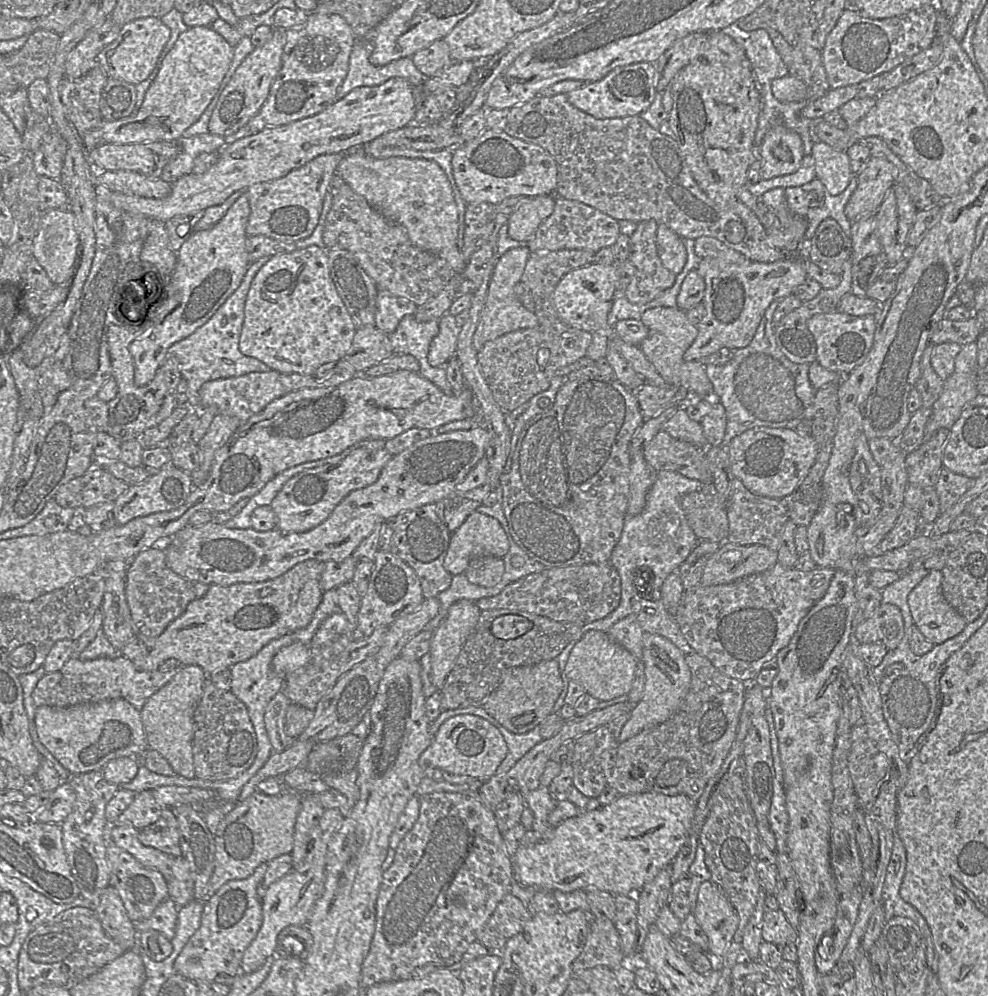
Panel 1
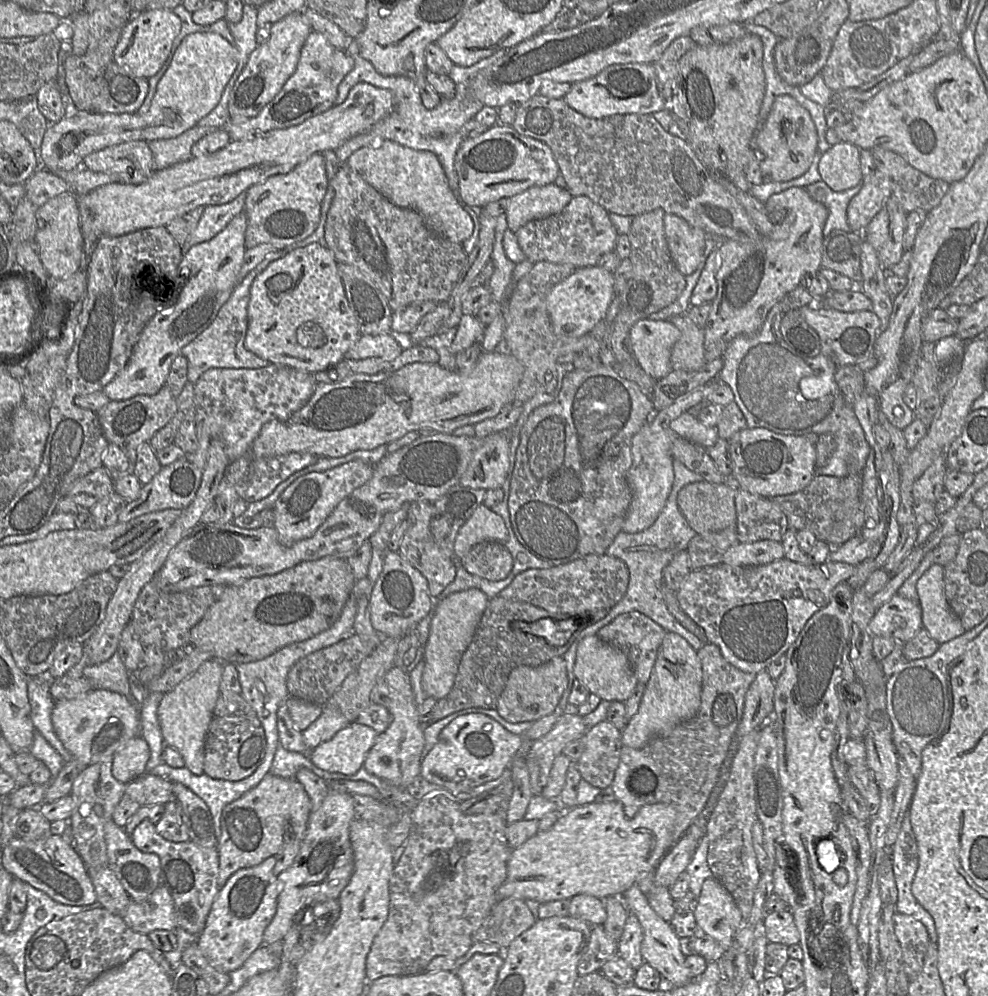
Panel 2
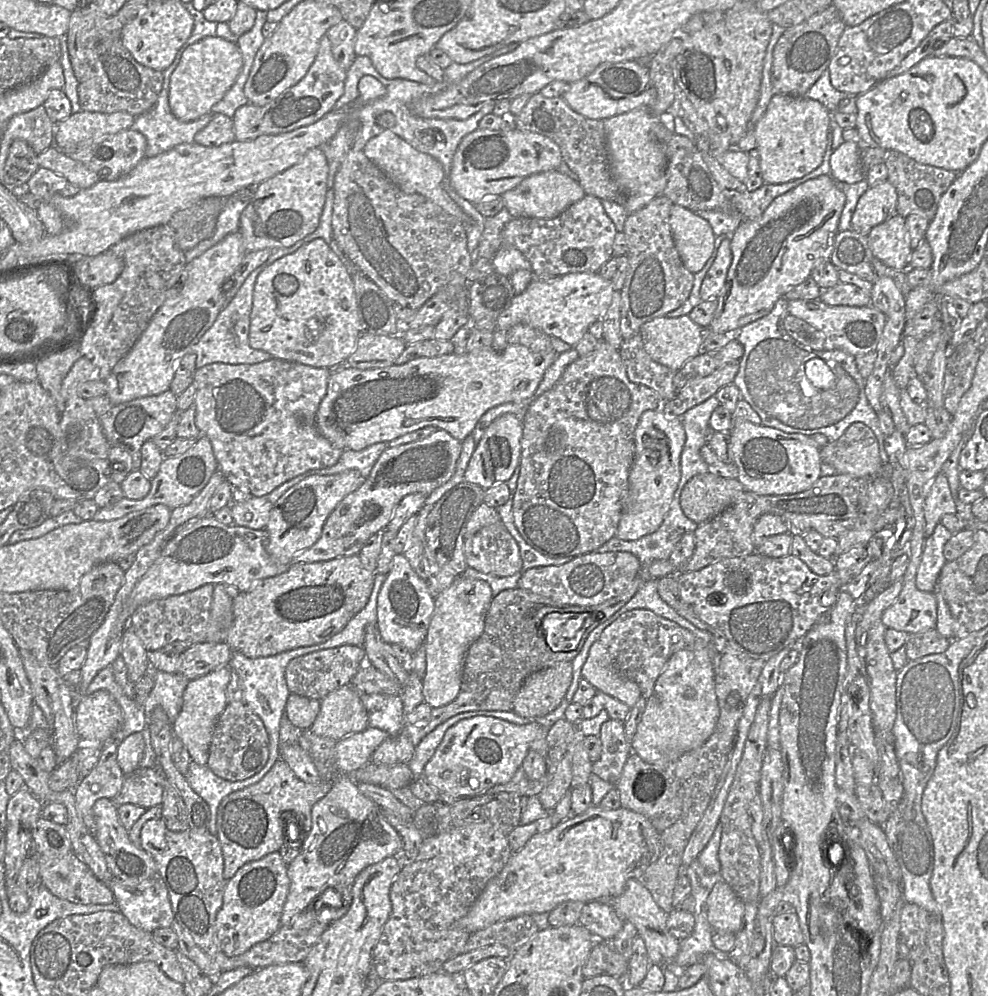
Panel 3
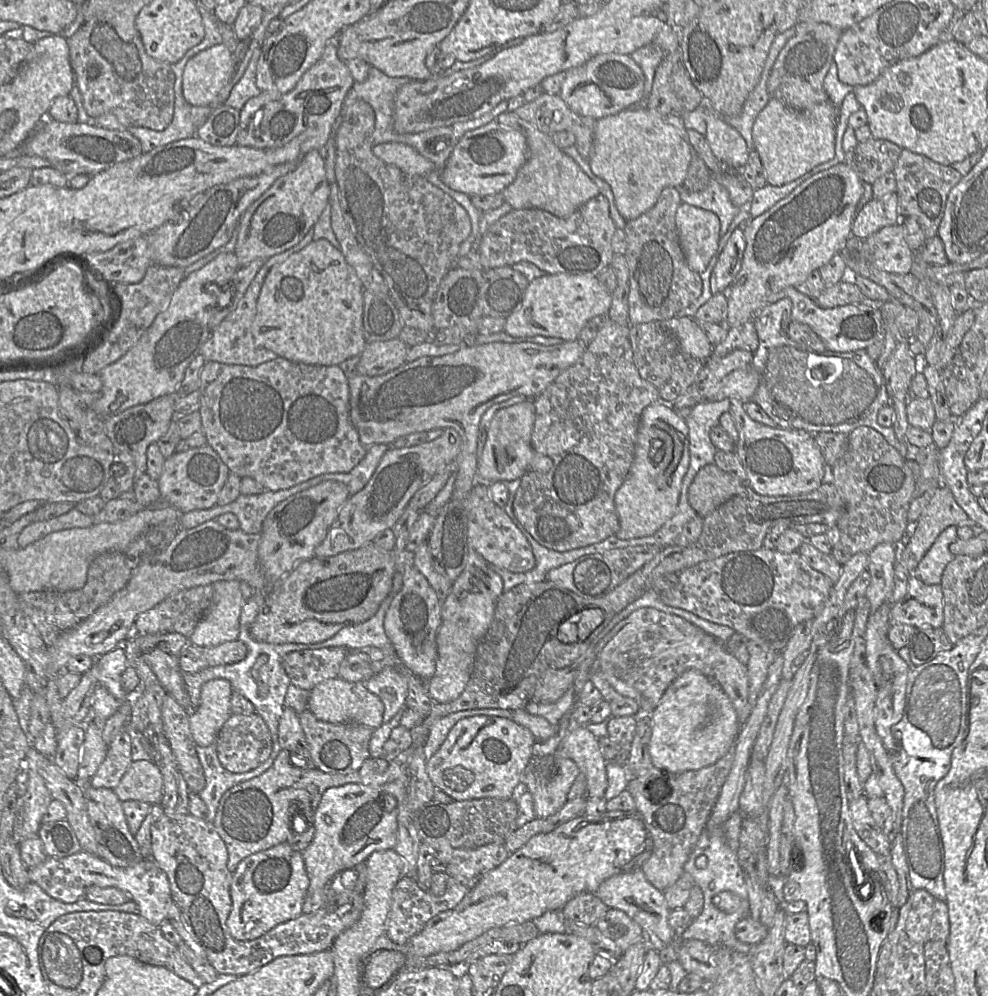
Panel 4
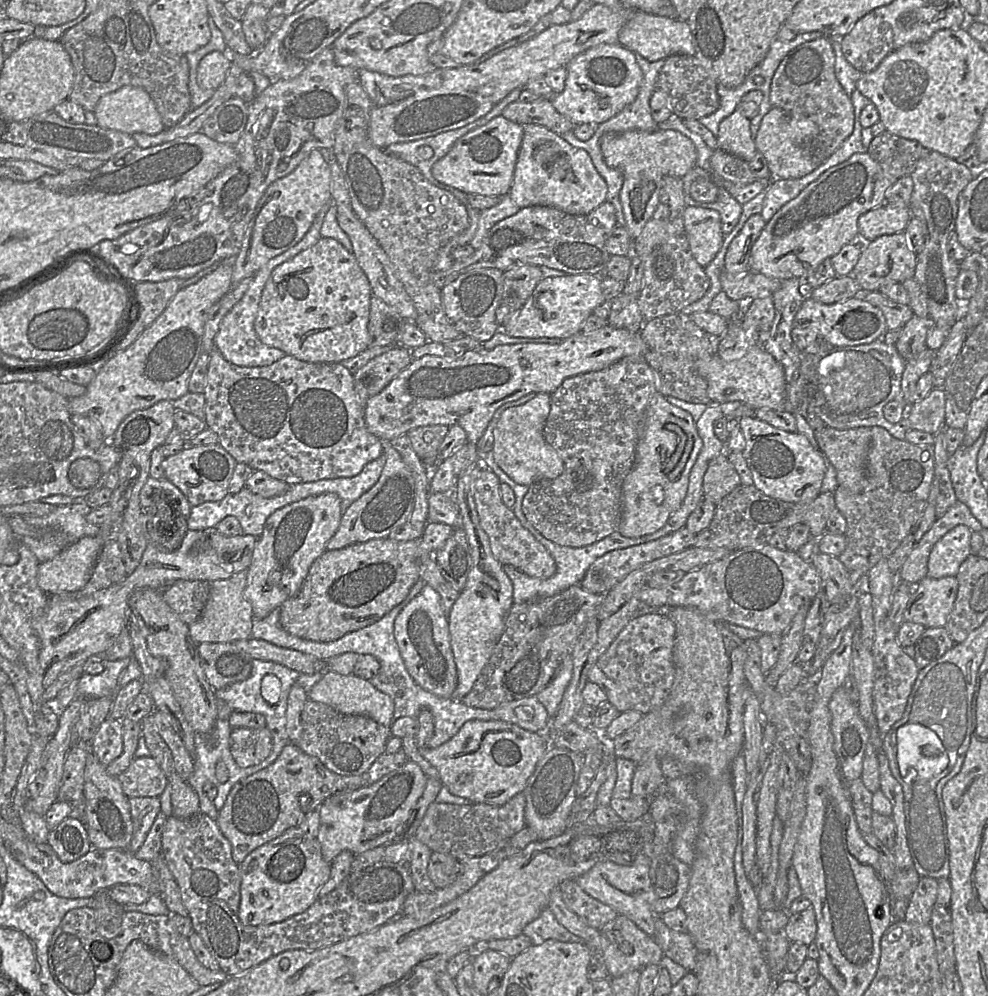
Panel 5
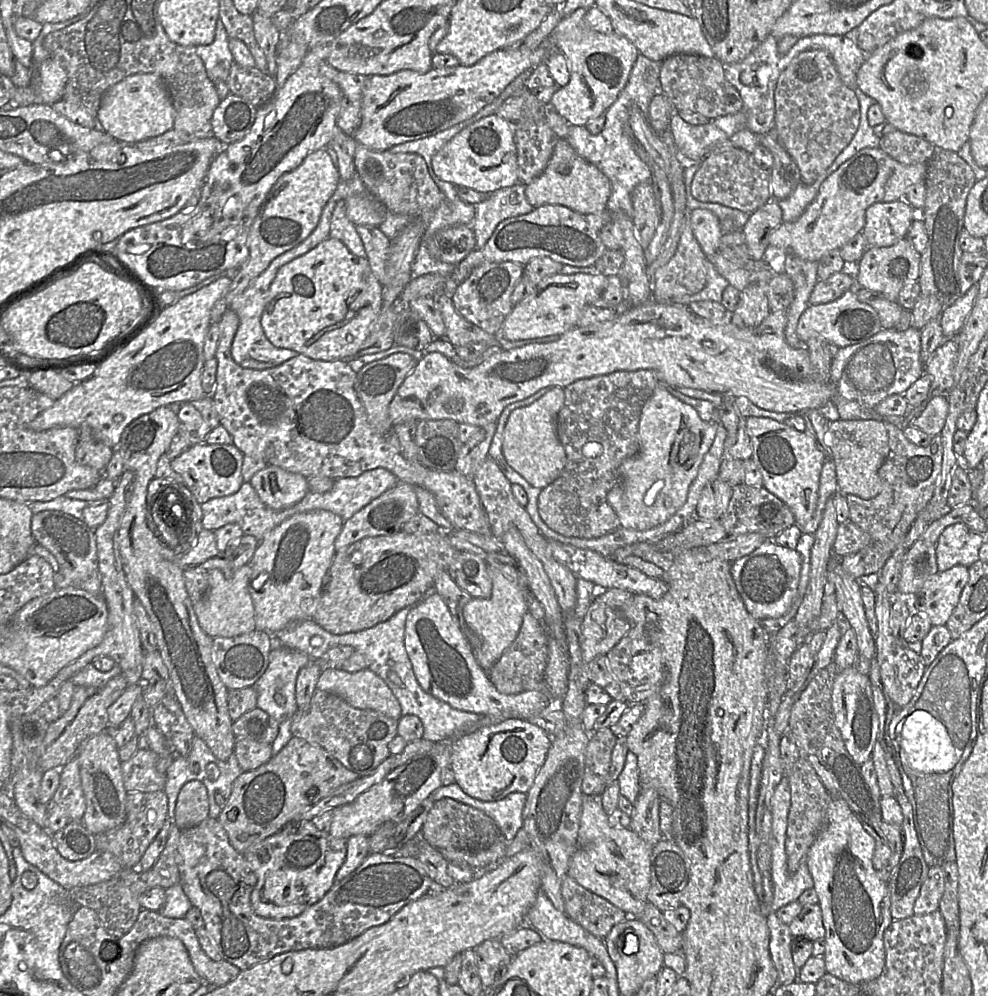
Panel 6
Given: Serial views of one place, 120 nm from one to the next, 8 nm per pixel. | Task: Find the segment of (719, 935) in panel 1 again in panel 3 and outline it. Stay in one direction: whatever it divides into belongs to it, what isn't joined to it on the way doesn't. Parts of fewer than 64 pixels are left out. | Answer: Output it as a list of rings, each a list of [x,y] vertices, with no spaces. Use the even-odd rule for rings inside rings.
[[[717,882],[706,900],[707,918],[714,931],[736,933],[741,927],[744,905],[727,883]]]

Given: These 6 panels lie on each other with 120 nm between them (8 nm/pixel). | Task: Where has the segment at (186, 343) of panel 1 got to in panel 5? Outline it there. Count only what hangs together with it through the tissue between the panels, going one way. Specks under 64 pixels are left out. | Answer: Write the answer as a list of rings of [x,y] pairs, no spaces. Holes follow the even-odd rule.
[[[331,198],[331,200],[321,208],[310,230],[307,232],[304,238],[292,248],[272,258],[254,275],[252,282],[242,299],[223,318],[222,322],[220,323],[218,333],[215,336],[214,344],[215,348],[221,352],[221,354],[227,361],[237,366],[262,367],[269,366],[286,356],[286,354],[282,350],[265,345],[256,334],[254,322],[259,309],[261,296],[270,275],[276,267],[292,259],[300,252],[313,246],[322,238],[321,227],[323,225],[327,212],[333,205],[334,202]]]

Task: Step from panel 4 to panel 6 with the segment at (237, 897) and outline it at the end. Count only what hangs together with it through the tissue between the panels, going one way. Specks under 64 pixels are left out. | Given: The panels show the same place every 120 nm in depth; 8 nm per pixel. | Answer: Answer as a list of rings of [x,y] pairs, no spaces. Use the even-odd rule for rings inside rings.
[[[302,820],[297,826],[284,826],[274,836],[251,845],[243,856],[257,876],[251,893],[254,912],[259,916],[277,920],[292,918],[318,902],[335,883],[335,875],[345,861],[346,844],[347,839],[334,838],[328,832],[318,830],[312,820]]]

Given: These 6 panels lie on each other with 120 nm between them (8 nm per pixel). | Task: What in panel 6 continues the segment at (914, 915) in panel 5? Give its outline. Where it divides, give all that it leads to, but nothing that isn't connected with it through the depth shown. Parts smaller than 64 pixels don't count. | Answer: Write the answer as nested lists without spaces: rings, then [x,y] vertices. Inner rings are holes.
[[[931,867],[914,904],[914,915],[924,915],[939,909],[944,892],[945,873],[943,867]]]

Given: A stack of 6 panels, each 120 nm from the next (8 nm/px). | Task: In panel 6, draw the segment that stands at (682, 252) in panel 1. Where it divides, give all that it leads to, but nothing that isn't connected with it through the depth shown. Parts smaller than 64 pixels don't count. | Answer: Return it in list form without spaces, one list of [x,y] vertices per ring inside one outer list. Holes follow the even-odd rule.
[[[695,209],[689,212],[692,233],[702,252],[710,258],[718,252],[720,239],[723,235],[721,222],[709,210]]]

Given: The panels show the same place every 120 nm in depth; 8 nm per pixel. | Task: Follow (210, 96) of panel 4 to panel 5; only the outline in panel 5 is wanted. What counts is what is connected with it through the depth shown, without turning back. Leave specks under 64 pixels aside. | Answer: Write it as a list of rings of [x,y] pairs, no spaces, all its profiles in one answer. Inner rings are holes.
[[[213,51],[197,67],[197,83],[203,89],[217,90],[225,81],[232,65],[232,54]]]

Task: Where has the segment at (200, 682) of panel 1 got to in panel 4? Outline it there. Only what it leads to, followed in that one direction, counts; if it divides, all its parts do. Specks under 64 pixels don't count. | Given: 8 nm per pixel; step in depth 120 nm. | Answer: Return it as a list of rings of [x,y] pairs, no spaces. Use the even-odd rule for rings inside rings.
[[[226,679],[210,680],[202,686],[200,702],[189,716],[191,733],[198,747],[207,747],[216,741],[221,728],[232,715],[230,701],[232,692],[232,685]]]

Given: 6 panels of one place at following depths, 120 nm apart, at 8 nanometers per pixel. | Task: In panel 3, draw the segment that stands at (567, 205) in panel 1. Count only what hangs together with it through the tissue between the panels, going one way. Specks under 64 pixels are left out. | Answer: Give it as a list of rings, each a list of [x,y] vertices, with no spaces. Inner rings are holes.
[[[586,194],[555,218],[513,217],[501,232],[501,247],[519,250],[529,260],[532,272],[538,277],[598,272],[614,256],[613,244],[617,232],[602,200]]]

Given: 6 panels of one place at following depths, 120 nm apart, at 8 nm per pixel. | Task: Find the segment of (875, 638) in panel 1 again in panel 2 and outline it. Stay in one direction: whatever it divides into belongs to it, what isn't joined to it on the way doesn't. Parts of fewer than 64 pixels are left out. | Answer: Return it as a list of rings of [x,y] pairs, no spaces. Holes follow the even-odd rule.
[[[894,595],[875,611],[869,624],[874,637],[892,638],[907,643],[923,628],[921,607],[911,601]]]

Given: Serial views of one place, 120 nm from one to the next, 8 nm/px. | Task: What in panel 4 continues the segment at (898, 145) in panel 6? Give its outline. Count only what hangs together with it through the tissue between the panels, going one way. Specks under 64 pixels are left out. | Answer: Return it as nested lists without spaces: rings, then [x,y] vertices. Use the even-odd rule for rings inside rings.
[[[883,139],[859,143],[854,152],[854,168],[863,182],[872,185],[879,177],[893,172],[902,148]]]

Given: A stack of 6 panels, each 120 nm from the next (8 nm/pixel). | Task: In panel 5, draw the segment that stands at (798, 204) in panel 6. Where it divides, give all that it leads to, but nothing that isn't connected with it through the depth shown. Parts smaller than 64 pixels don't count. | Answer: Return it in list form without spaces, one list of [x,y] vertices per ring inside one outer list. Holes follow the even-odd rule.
[[[822,164],[811,173],[798,179],[772,180],[765,191],[761,216],[768,222],[786,203],[796,198],[809,184],[817,180],[827,169]]]

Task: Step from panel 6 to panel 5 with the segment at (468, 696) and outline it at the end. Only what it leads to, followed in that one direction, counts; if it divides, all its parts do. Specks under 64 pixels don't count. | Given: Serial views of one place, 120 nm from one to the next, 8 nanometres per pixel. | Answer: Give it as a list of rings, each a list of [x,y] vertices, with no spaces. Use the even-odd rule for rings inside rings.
[[[426,584],[398,614],[394,621],[394,637],[414,681],[441,698],[451,698],[457,686],[457,669],[451,649],[449,622],[439,593],[430,585]],[[536,696],[503,703],[493,711],[496,720],[517,725],[533,733],[543,733],[550,725],[551,718]]]

